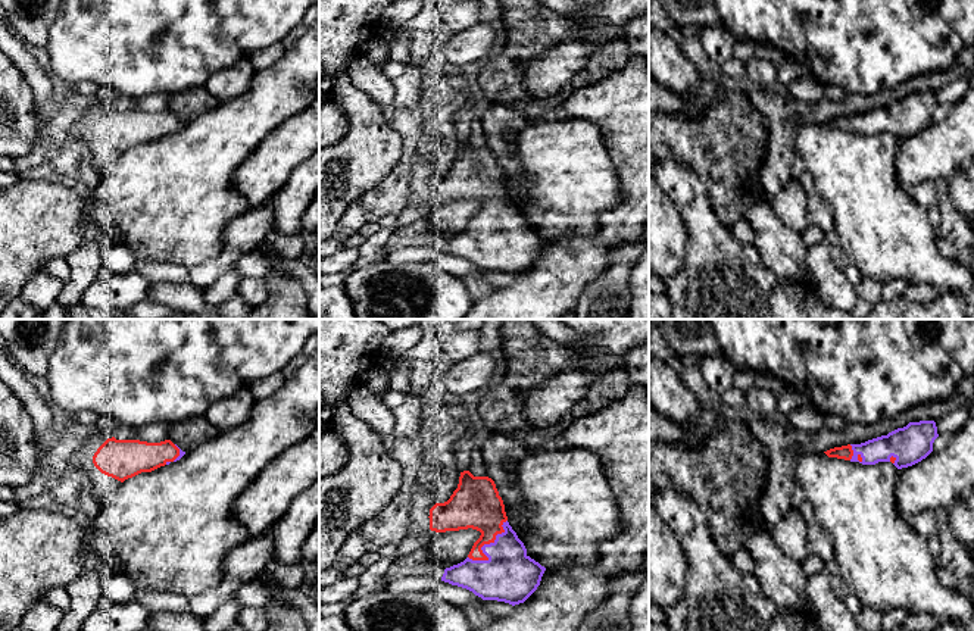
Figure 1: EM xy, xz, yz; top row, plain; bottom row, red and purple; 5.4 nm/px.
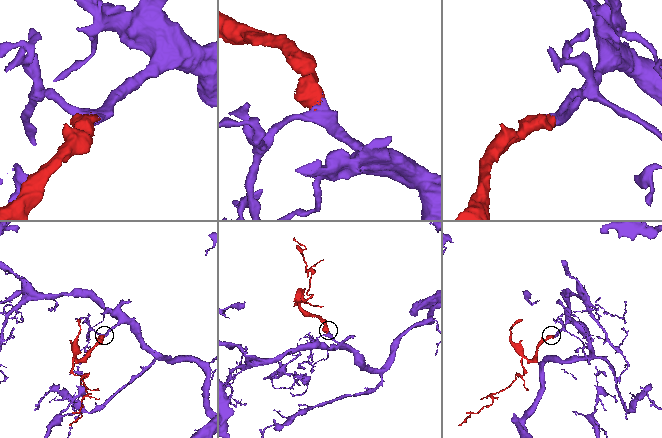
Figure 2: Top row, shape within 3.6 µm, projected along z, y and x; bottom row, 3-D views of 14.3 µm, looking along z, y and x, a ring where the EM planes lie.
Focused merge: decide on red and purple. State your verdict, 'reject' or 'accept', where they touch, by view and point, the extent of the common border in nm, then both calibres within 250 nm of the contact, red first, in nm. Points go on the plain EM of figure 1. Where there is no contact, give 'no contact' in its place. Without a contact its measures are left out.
accept | xz (484, 214) | 300 nm | 280/300 nm

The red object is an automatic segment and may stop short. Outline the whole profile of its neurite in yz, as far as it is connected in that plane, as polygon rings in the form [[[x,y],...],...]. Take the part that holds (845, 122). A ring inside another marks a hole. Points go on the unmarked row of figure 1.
[[[934,91],[909,93],[887,106],[868,110],[861,115],[847,115],[824,122],[828,128],[875,135],[892,132],[897,140],[912,137],[933,122],[933,113],[939,107]]]

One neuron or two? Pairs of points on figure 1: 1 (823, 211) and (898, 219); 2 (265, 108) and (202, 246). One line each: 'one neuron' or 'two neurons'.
1: two neurons
2: one neuron

